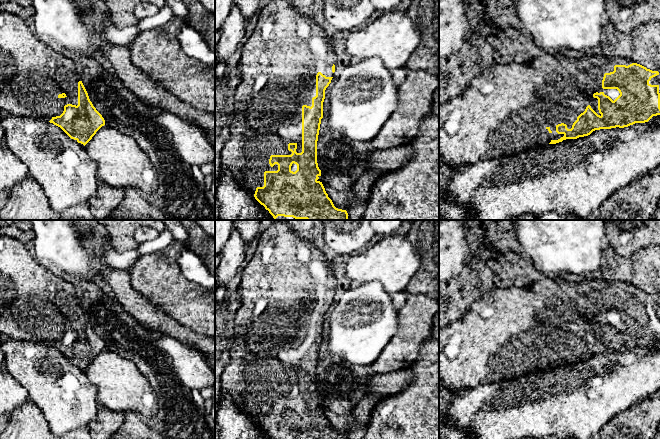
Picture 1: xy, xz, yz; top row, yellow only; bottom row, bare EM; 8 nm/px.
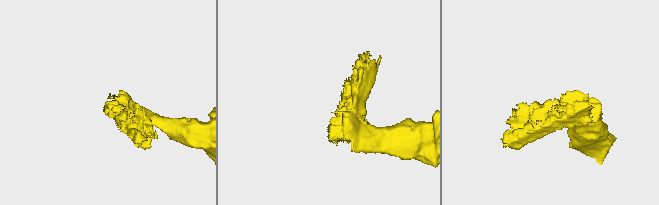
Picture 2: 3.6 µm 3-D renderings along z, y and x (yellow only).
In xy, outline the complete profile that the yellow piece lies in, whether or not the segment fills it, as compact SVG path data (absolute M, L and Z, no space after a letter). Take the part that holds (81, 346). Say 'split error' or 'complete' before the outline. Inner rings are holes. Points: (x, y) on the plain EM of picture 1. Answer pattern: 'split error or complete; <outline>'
split error; M0 235L0 334L53 347L84 370L105 349L89 323L75 287L38 264L21 241L5 235Z

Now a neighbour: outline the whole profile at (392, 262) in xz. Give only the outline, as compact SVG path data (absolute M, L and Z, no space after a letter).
M391 235L347 257L346 274L353 285L376 281L393 295L405 290L420 265L420 256L406 236Z

